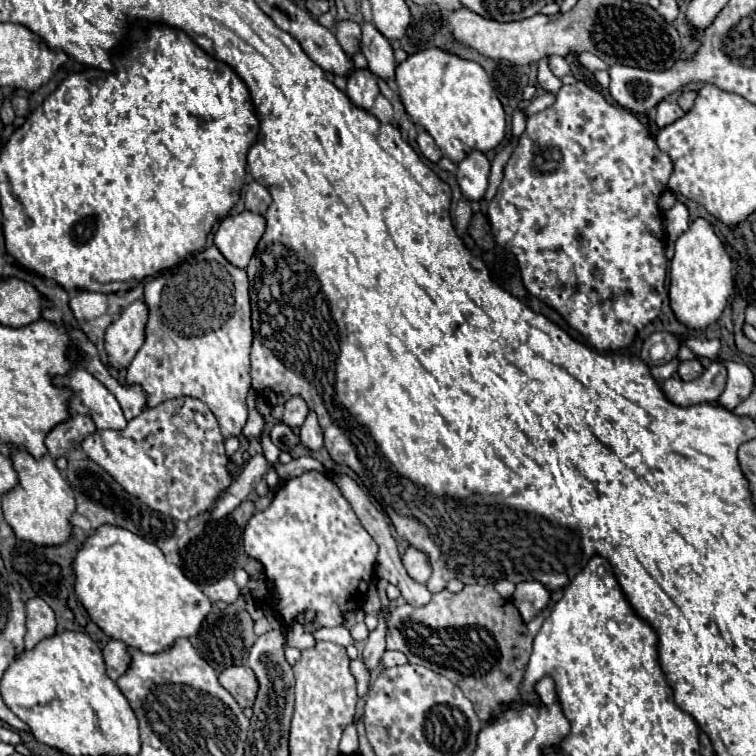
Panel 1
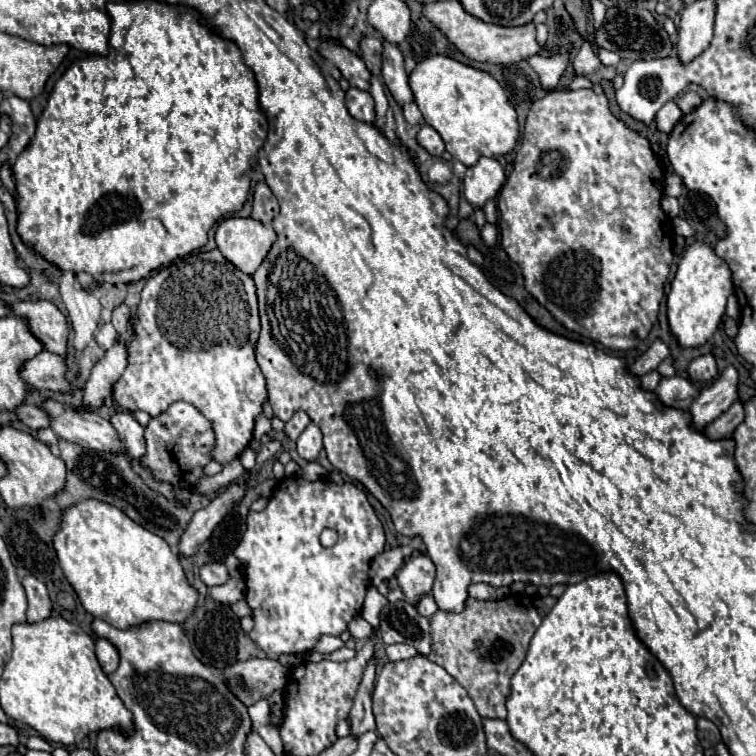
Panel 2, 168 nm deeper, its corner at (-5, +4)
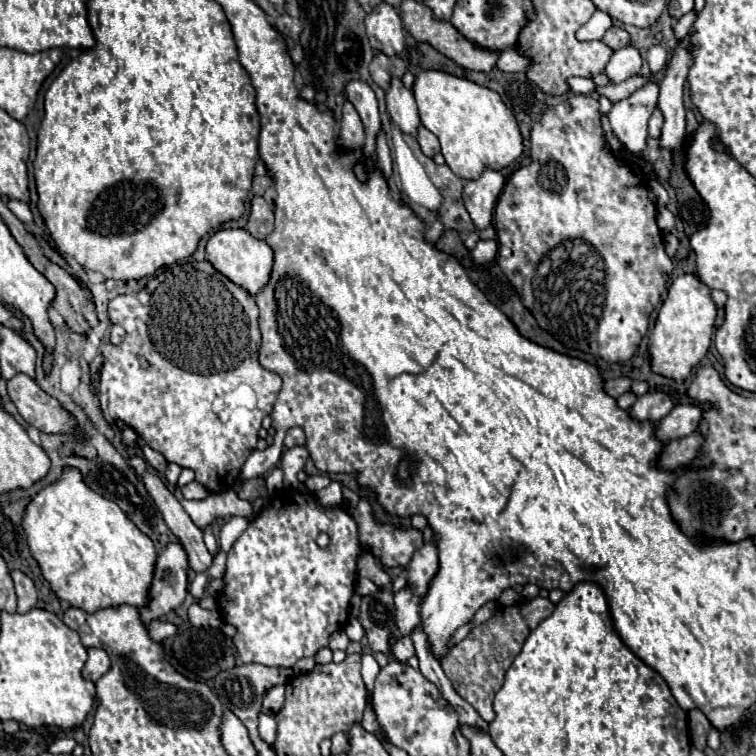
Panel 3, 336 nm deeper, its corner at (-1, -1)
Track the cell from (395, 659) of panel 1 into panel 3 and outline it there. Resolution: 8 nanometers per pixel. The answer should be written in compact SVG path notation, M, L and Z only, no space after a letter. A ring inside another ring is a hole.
M406 635L404 639L400 639L400 643L396 643L396 647L392 649L392 657L400 663L404 663L408 657L414 655L414 643L412 643L412 637Z

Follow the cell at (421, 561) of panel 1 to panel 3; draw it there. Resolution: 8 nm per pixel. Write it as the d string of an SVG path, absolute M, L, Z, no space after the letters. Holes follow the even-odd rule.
M404 587L400 593L394 595L394 605L396 605L396 627L394 635L388 641L390 647L394 647L398 639L410 635L420 625L420 599L412 593L410 587Z

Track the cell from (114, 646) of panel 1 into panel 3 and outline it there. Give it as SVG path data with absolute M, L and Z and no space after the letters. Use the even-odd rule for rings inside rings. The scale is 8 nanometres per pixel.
M88 649L88 661L84 663L82 677L96 683L110 669L110 659L104 649Z

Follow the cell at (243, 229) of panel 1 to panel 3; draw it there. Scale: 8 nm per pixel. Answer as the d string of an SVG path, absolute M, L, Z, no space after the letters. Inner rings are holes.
M220 229L220 231L216 231L206 243L206 255L208 255L208 261L222 275L226 275L238 287L246 289L250 295L260 293L270 279L272 249L266 241L254 239L246 229Z

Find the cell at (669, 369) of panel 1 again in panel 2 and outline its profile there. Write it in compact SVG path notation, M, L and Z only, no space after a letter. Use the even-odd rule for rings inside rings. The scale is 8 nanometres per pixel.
M652 370L652 372L648 372L648 374L644 374L640 378L640 386L644 386L644 390L656 390L656 386L660 384L660 380L662 380L660 372Z

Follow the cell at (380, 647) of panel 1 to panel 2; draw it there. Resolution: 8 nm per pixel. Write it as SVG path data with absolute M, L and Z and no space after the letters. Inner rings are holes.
M372 656L364 668L364 676L362 676L362 682L360 682L360 688L358 688L358 694L356 694L356 700L354 700L354 706L350 710L350 720L352 720L352 734L360 736L368 730L376 730L376 724L374 724L374 716L372 716L372 700L370 700L370 694L372 694L372 688L374 688L374 676L376 676L376 656Z

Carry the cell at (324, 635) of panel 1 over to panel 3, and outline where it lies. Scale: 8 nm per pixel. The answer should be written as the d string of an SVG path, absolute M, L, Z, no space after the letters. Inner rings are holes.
M336 631L332 637L330 637L330 643L328 643L328 647L332 649L332 651L336 651L336 649L346 649L348 647L348 643L350 643L350 639L348 639L348 635L344 633L344 631Z

